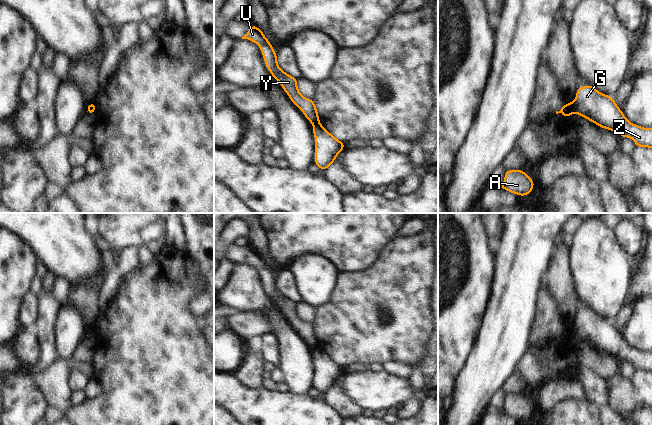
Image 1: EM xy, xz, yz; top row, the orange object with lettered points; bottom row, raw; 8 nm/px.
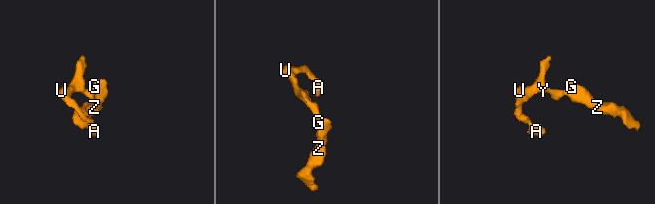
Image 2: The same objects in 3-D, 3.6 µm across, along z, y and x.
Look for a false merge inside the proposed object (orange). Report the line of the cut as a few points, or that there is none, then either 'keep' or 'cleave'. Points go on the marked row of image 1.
yz (571, 103), (574, 111) | cleave

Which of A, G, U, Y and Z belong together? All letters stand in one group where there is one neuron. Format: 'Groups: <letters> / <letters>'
Groups: A U Y / G Z

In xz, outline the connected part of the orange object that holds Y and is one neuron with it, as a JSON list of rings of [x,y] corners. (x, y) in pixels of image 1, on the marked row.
[[[250,25],[250,30],[242,37],[255,42],[261,49],[265,65],[274,79],[283,87],[291,101],[303,112],[313,125],[319,124],[319,116],[313,99],[303,97],[298,88],[298,79],[282,71],[277,64],[277,54],[263,32],[256,26]]]

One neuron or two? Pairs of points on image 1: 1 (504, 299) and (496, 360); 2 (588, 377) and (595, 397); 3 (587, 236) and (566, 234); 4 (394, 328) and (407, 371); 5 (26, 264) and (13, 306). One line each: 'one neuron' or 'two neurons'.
1: one neuron
2: one neuron
3: two neurons
4: two neurons
5: one neuron

